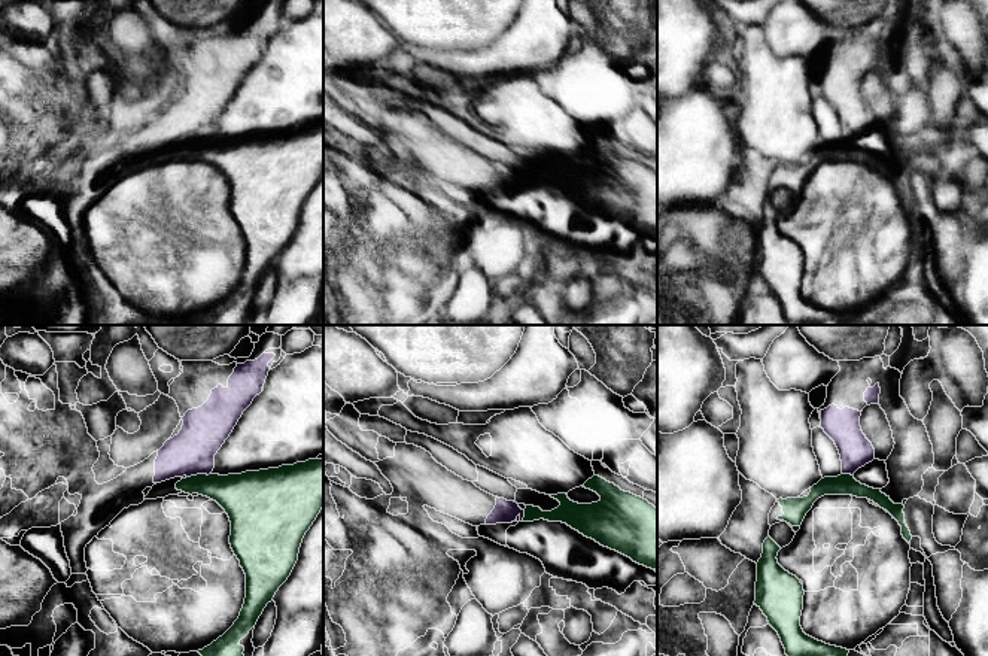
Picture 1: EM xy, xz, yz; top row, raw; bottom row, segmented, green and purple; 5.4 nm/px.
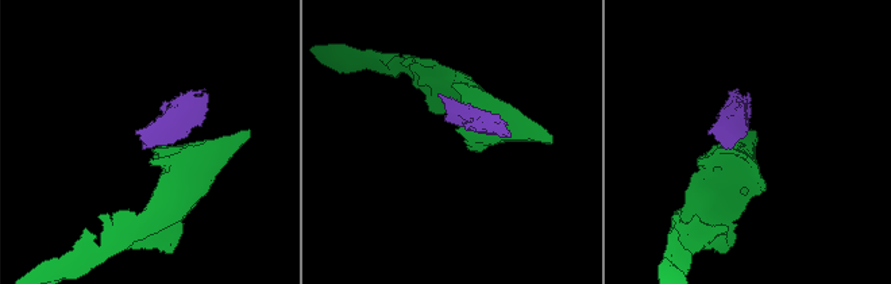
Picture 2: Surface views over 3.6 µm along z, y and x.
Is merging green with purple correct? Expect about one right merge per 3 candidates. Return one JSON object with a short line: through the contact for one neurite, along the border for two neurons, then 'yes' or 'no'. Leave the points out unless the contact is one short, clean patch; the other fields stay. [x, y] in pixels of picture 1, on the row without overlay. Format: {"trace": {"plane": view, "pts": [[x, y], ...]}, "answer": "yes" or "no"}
{"trace": {"plane": "xy", "pts": [[210, 139], [187, 143]]}, "answer": "no"}

